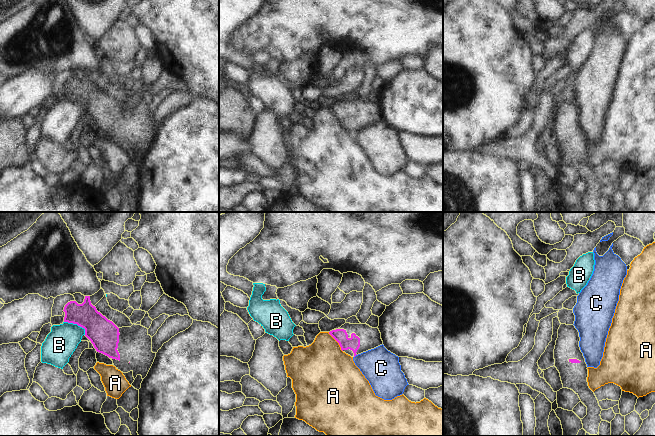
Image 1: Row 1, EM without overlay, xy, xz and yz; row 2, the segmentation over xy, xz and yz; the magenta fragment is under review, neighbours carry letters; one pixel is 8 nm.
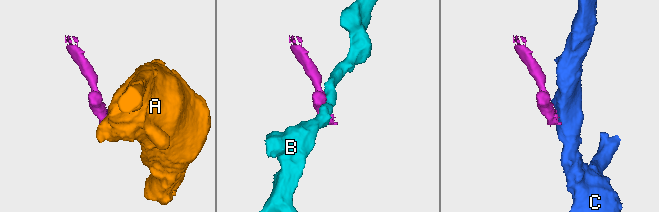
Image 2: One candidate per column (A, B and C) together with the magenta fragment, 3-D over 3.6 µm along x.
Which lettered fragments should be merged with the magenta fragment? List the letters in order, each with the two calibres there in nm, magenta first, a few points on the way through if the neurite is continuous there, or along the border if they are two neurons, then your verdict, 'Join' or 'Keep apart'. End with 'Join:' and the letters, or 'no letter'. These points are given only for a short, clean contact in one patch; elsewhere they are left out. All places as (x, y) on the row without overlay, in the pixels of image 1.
A: Thickness 110 nm (magenta) against 420 nm. Boundary: xz (328, 108), (338, 119), (342, 127). Keep apart
B: Thickness 240 nm (magenta) against 240 nm. Boundary: xy (64, 97), (81, 102), (85, 110). Keep apart
C: Thickness 110 nm (magenta) against 300 nm. Boundary: xz (356, 130), (354, 133). Keep apart
Join: no letter.

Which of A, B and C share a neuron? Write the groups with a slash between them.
A / B / C

